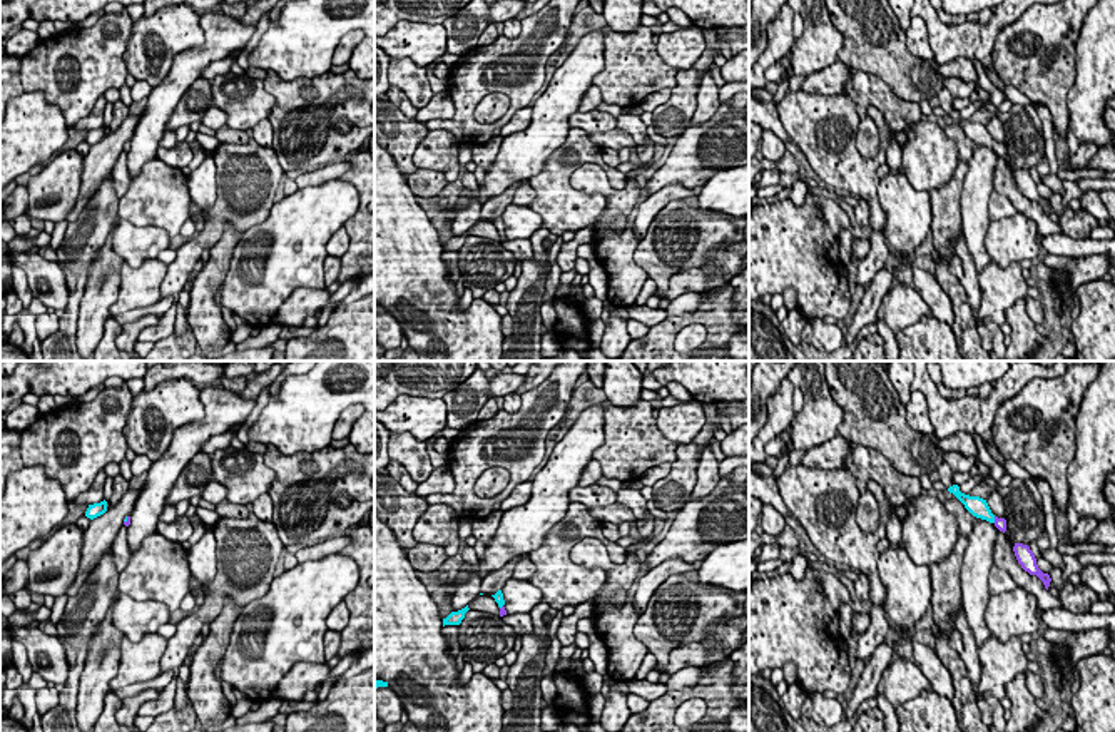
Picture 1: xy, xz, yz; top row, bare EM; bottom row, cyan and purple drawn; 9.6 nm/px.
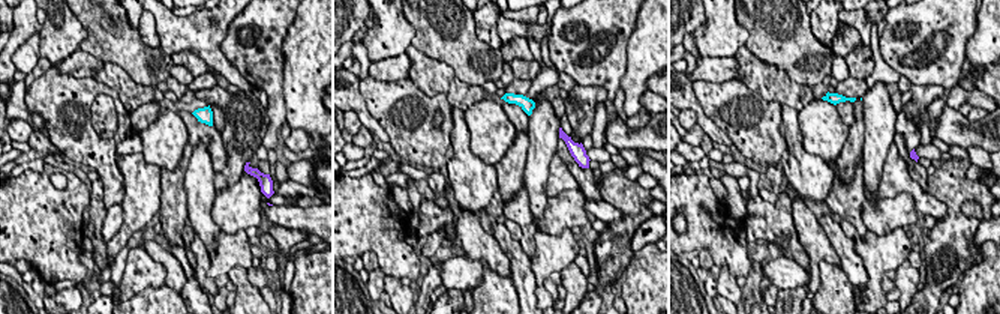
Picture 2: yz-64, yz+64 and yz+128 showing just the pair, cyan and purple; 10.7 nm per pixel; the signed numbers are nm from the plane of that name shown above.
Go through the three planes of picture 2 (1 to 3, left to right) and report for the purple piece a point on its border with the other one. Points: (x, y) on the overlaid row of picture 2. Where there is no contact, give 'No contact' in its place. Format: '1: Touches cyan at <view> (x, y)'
1: No contact
2: No contact
3: No contact

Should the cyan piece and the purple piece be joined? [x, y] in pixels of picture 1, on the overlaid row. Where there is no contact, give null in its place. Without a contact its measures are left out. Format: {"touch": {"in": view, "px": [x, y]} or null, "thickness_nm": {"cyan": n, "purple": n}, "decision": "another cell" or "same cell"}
{"touch": {"in": "xy", "px": [126, 520]}, "thickness_nm": {"cyan": 30, "purple": 50}, "decision": "same cell"}

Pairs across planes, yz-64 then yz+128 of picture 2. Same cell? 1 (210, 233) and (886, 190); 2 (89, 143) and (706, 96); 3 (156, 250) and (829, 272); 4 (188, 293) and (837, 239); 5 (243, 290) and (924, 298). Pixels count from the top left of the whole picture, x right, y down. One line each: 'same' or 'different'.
1: different
2: same
3: different
4: same
5: different

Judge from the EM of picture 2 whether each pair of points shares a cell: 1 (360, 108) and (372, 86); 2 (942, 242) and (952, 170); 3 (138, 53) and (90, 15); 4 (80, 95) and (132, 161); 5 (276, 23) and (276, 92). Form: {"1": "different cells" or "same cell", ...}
{"1": "different cells", "2": "same cell", "3": "same cell", "4": "different cells", "5": "same cell"}

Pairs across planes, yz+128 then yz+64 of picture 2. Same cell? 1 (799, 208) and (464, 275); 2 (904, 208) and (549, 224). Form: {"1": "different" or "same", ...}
{"1": "different", "2": "same"}

